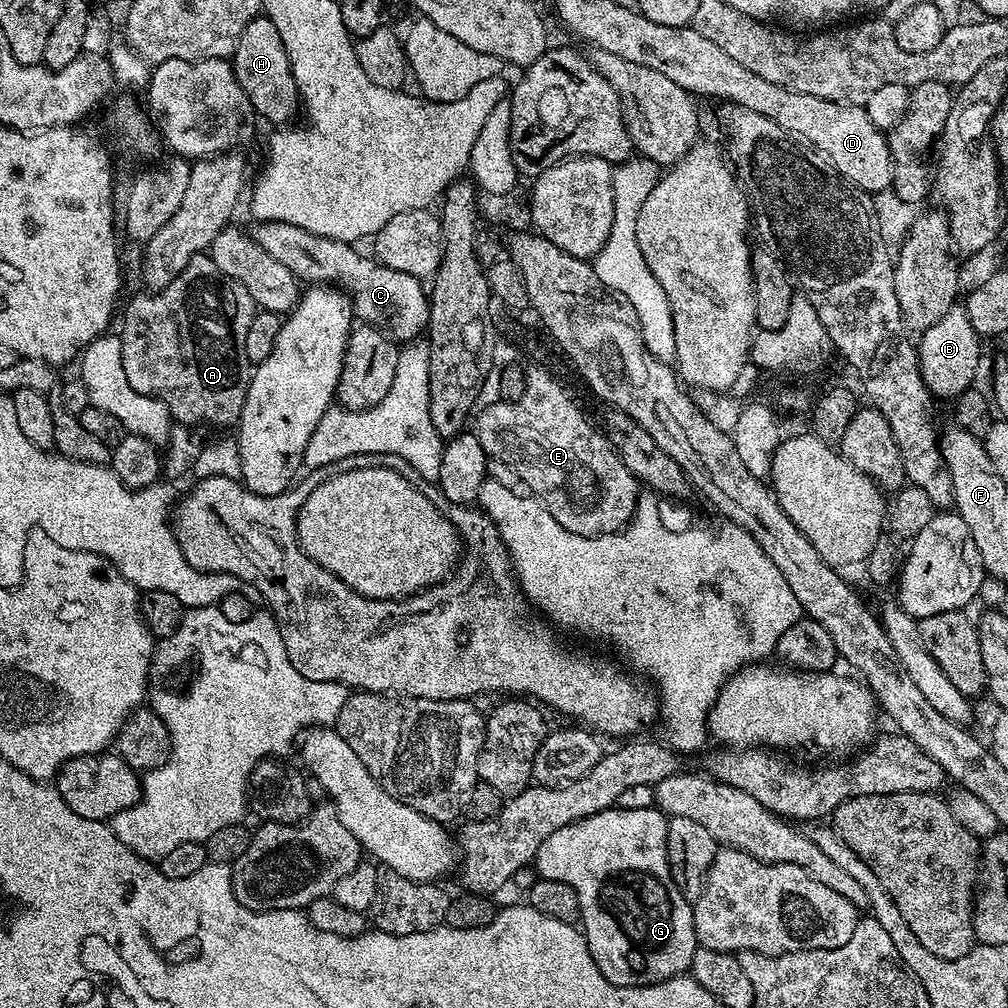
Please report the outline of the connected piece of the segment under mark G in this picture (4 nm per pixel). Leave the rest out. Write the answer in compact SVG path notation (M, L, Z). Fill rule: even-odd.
M653 806L642 810L607 808L590 818L582 818L562 830L554 830L542 846L534 867L545 880L566 882L578 894L579 923L590 954L604 977L614 986L641 988L660 984L671 976L685 975L691 969L698 947L692 904L680 893L674 882L666 854L668 816Z

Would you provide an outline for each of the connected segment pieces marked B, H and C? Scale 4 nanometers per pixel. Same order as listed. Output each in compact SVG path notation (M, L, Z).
M954 306L938 318L934 326L930 326L918 336L918 359L920 362L920 378L925 389L933 396L951 401L961 396L967 388L977 383L976 371L980 368L980 344L982 337L976 333L966 310L962 306Z
M263 14L256 16L246 26L246 30L242 30L242 34L238 38L238 46L232 51L230 63L234 74L238 78L238 86L242 86L246 98L250 98L252 111L259 119L261 116L262 119L276 124L272 126L284 126L297 119L295 116L298 116L302 108L300 92L297 90L296 83L292 77L290 58L286 58L286 50L282 46L282 38L278 35L274 22L270 22L268 16Z
M260 222L255 225L254 239L266 254L273 258L278 258L286 270L290 270L297 281L312 280L316 286L335 286L352 301L352 311L355 319L362 324L372 324L378 331L384 333L393 342L412 342L416 336L425 331L428 327L428 301L429 293L422 285L421 277L402 274L398 270L390 270L385 264L377 262L375 259L363 256L357 249L350 244L343 244L341 240L331 240L318 234L310 234L310 230L302 230L298 226L290 226L286 222Z

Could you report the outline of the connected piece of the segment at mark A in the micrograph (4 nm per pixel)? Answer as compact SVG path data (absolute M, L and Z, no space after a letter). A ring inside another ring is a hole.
M211 255L190 258L186 270L165 288L144 290L133 295L124 308L124 325L118 329L122 342L122 370L138 394L153 396L168 407L177 425L193 430L228 428L237 423L244 409L254 365L246 356L246 332L257 314L255 302L246 294L246 286L234 282L218 266Z

